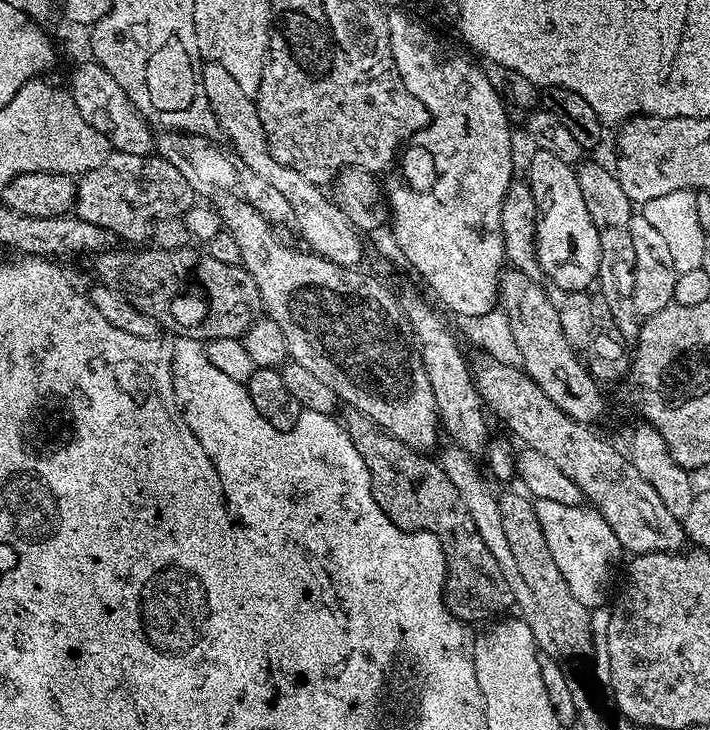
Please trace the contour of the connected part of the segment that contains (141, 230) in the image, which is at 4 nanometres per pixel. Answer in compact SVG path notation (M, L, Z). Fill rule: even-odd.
M112 151L104 161L101 162L98 166L94 166L89 172L83 173L75 181L76 183L76 202L74 205L75 215L79 216L80 219L85 220L86 222L90 222L94 226L100 226L105 228L107 232L111 232L113 237L122 239L124 242L132 242L128 240L144 240L147 241L150 236L150 229L156 221L161 220L162 218L166 218L167 216L178 216L183 217L184 211L187 208L192 207L194 203L194 193L191 190L191 187L187 184L186 179L183 178L182 174L178 172L177 167L172 166L170 162L163 159L163 157L157 154L149 154L146 156L139 156L138 154L126 154L125 152L117 152Z

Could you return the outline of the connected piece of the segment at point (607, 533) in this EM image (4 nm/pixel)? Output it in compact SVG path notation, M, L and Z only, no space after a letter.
M535 499L533 504L550 554L566 579L566 584L570 586L571 594L590 610L603 607L609 601L610 578L618 566L620 556L624 554L609 524L599 511L586 504L568 504L554 499Z

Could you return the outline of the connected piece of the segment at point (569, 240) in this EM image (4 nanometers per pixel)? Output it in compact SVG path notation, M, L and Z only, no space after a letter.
M537 151L535 155L526 180L536 197L536 253L541 273L549 276L564 294L591 289L600 274L598 230L594 230L594 222L590 222L576 168L549 152Z

